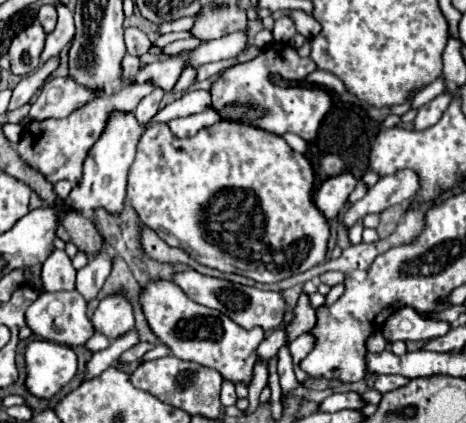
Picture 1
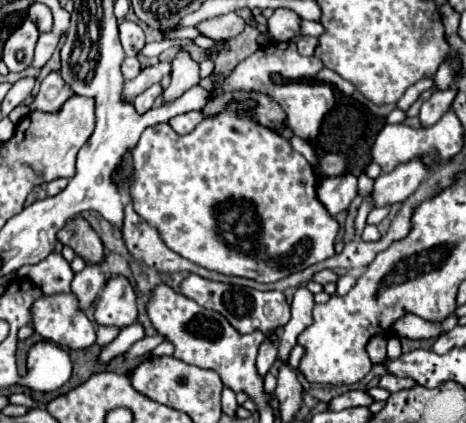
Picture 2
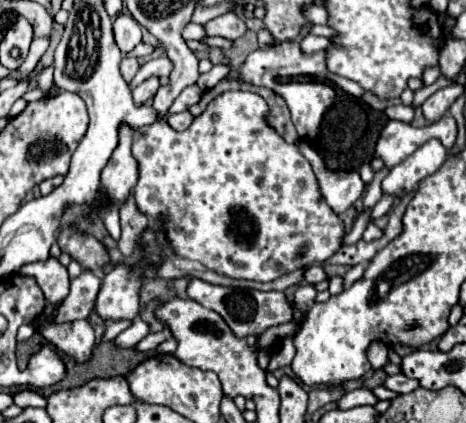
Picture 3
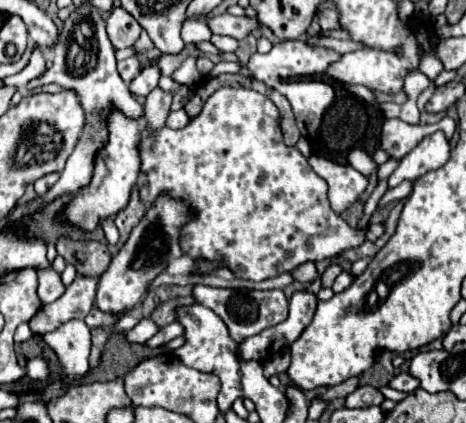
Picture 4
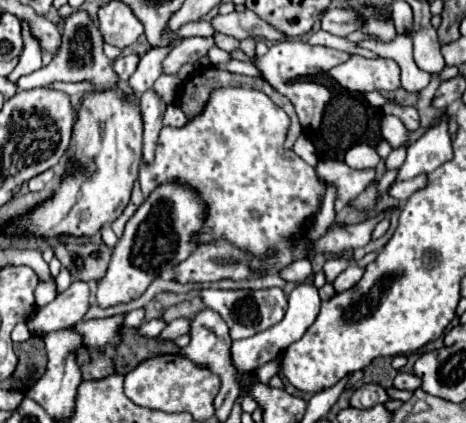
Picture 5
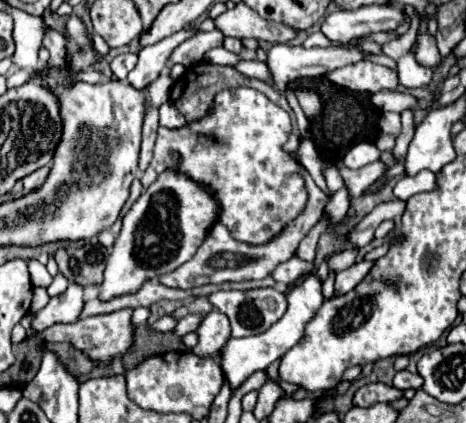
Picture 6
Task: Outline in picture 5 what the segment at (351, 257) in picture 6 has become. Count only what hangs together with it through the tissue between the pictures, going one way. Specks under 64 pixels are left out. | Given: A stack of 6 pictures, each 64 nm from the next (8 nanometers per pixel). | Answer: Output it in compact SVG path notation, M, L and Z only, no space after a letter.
M332 258L332 260L328 260L328 262L324 264L324 276L326 276L326 282L332 284L334 278L336 278L342 270L348 268L348 264L350 264L350 260L346 260L346 258Z

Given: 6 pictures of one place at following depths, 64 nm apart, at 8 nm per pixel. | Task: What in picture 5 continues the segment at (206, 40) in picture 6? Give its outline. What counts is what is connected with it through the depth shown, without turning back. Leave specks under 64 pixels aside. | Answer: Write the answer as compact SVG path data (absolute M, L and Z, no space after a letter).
M188 38L170 50L164 58L164 74L176 74L182 64L196 64L214 46L214 38Z

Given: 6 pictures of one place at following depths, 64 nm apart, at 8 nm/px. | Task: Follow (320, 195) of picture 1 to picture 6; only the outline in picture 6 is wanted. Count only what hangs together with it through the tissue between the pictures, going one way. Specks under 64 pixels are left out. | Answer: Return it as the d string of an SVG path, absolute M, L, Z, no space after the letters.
M380 160L364 166L364 168L358 168L358 170L350 170L342 164L336 164L336 170L340 172L342 180L344 180L344 186L348 188L348 194L350 198L358 198L364 190L368 190L378 178L384 176L386 168Z

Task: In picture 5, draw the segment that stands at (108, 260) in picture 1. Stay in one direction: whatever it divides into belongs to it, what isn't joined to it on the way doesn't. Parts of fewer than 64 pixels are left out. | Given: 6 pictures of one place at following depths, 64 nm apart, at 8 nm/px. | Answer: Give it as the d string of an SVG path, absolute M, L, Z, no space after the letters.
M74 280L66 292L58 294L56 300L46 304L44 308L38 308L28 318L28 330L36 336L44 336L48 332L68 328L68 324L78 324L90 306L88 300L90 300L88 282Z

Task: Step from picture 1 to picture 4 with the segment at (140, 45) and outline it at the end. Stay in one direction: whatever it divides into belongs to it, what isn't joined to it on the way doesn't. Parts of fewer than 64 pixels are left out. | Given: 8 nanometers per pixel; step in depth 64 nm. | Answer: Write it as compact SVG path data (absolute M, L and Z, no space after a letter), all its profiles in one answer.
M114 8L110 12L110 16L106 18L106 28L114 48L134 46L134 42L140 38L142 32L140 24L124 8Z

